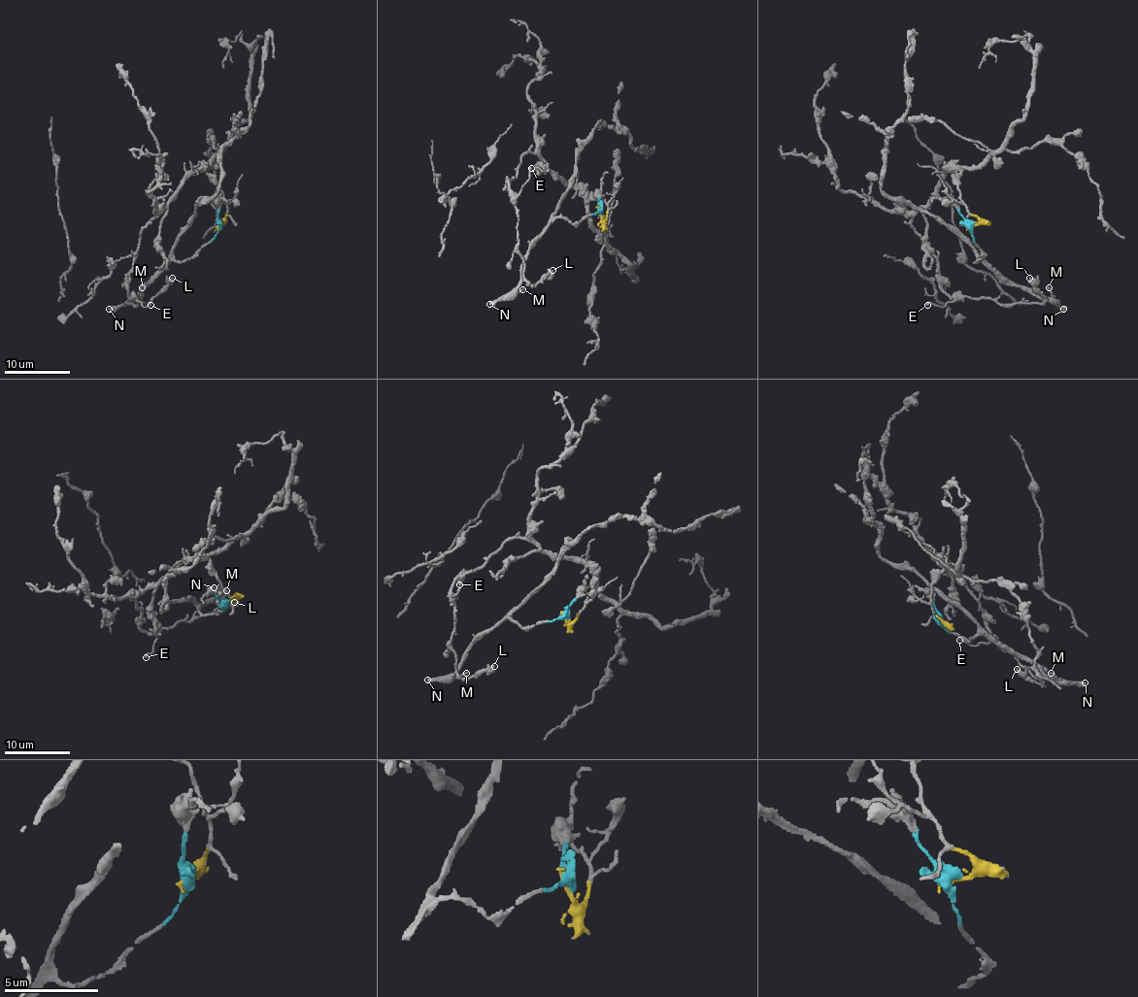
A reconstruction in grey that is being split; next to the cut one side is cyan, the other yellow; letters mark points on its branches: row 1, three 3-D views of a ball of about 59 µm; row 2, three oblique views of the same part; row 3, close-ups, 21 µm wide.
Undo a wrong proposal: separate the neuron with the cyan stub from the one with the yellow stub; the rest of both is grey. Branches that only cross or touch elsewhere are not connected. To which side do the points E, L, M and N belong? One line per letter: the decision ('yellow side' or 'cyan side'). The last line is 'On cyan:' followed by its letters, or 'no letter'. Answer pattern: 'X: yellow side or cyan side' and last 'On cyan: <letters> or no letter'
E: yellow side
L: yellow side
M: cyan side
N: cyan side
On cyan: M, N

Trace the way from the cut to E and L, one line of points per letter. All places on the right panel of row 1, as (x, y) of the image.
E: (971, 224), (978, 218), (957, 171), (948, 172), (912, 219), (954, 300), (926, 305)
L: (971, 224), (959, 172), (950, 171), (912, 223), (936, 259), (940, 286), (1004, 305), (1043, 302), (1030, 277)

